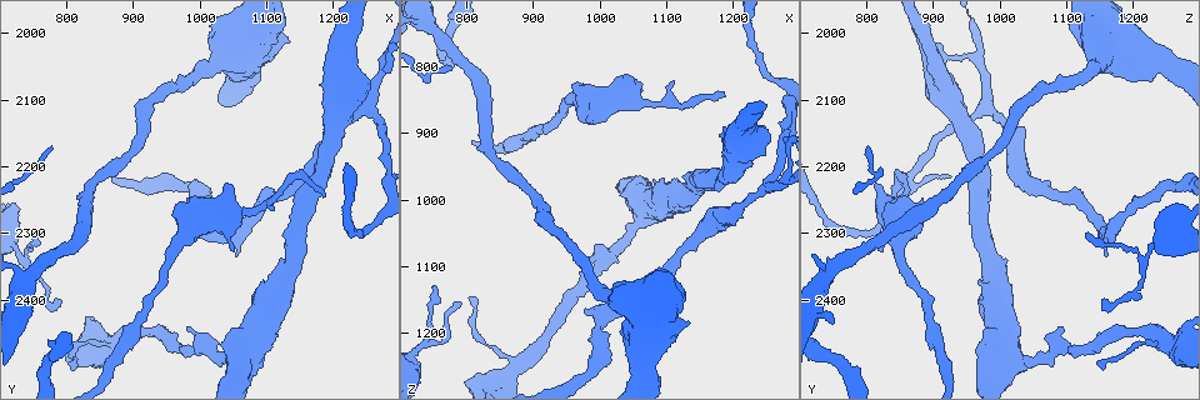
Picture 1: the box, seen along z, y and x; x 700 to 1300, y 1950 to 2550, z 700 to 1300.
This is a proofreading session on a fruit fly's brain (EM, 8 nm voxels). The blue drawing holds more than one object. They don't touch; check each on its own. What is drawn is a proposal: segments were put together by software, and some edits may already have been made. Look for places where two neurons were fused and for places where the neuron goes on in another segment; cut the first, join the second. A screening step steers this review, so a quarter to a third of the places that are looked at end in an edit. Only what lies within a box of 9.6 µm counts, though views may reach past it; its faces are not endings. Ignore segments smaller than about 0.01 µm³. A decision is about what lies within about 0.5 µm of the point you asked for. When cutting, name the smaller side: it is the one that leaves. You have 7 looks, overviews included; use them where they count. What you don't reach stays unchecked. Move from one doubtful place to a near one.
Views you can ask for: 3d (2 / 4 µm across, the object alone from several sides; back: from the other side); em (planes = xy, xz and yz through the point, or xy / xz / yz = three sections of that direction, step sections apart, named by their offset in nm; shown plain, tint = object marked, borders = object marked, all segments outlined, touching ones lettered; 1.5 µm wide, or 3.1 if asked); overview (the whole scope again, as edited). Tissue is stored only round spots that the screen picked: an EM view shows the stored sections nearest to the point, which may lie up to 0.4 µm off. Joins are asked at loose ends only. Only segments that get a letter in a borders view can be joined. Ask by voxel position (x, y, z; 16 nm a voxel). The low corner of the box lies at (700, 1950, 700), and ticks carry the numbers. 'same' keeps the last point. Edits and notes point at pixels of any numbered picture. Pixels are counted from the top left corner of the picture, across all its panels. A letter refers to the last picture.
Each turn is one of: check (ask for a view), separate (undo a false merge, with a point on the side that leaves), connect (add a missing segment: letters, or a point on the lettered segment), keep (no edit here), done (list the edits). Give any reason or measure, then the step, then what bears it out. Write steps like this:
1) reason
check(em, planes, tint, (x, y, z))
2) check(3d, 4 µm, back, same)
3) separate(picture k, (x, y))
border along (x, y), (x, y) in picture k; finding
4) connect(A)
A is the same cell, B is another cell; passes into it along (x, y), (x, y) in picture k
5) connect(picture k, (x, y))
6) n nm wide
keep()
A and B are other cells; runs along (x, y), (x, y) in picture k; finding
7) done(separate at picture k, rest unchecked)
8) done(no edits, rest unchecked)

branch point
check(em, xy, step 4, tint, (1005, 2470, 1090))

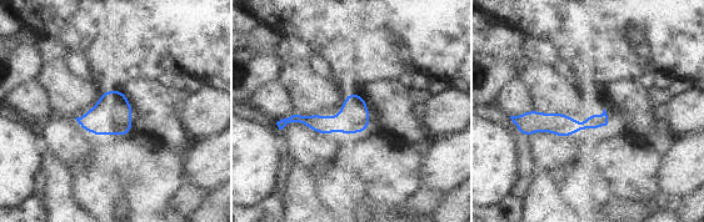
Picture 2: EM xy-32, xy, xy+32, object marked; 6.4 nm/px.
cut it another way
check(em, planes, borders, same)

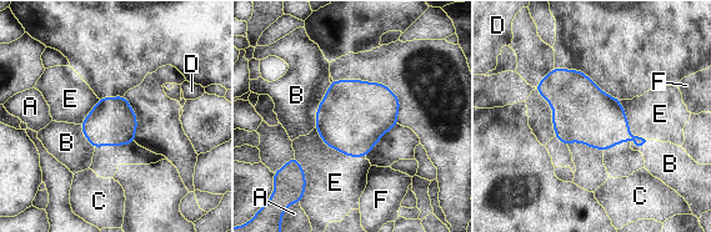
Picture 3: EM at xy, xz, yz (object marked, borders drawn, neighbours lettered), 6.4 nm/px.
keep()
A, B, C, D, E and F are other cells; border along (315, 127), (331, 149), (365, 159) in picture 3; all the same neuron

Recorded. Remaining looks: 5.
branch stops here
check(em, xy, step 4, tint, (975, 2315, 1170))

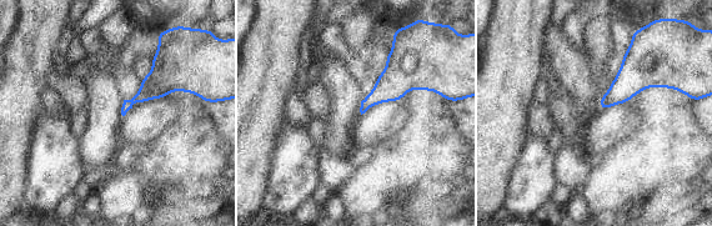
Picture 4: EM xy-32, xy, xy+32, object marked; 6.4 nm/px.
check(em, xy, step 4, borders, same)

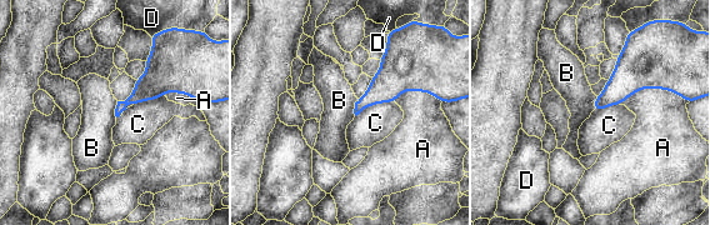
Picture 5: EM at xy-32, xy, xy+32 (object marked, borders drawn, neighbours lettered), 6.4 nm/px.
A touches over 380 nm
keep()
A, B, C and D are other cells; none of them fits

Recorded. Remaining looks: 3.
check(3d, 4 µm, (1185, 2245, 845))

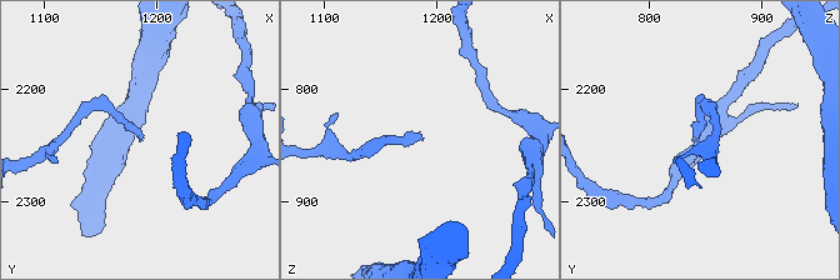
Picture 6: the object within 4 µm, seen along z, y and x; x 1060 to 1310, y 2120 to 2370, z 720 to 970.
check(em, planes, borders, (1186, 2240, 846))

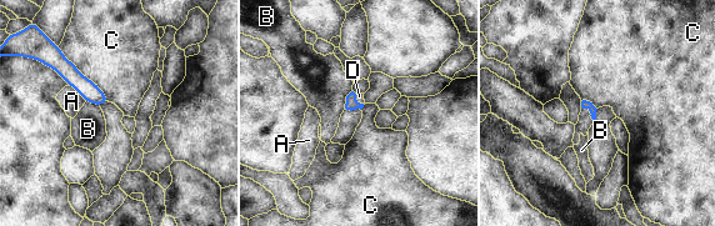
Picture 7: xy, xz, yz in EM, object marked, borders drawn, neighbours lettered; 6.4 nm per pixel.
connect(D)
D is the same cell, A, B and C are other cells; it goes on there

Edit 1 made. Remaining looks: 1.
done(connect at picture 7, rest unchecked)

